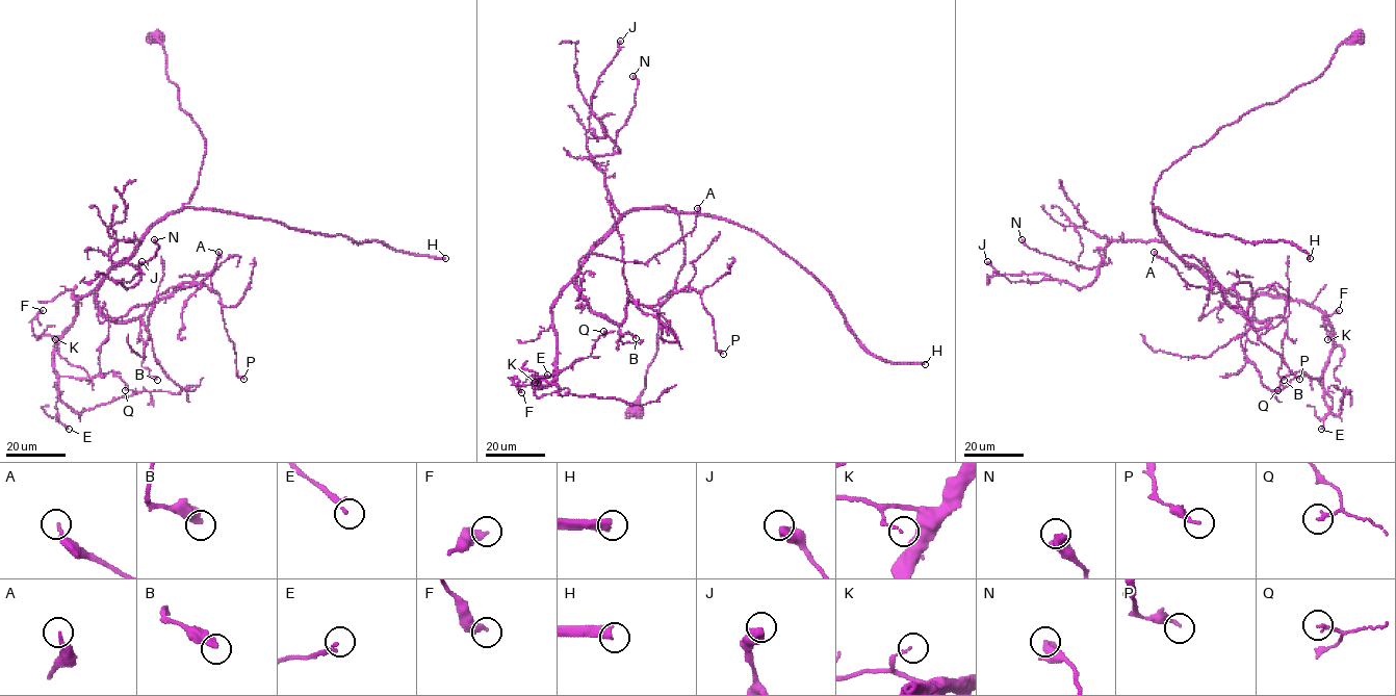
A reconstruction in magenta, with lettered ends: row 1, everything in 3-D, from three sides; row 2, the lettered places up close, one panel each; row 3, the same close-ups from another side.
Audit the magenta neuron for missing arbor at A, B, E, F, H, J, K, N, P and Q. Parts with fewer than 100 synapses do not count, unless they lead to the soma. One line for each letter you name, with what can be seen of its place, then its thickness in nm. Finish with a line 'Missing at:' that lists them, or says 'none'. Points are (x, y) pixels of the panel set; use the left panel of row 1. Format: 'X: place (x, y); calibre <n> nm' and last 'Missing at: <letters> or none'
H: place (445, 258); calibre 460 nm
Missing at: H

